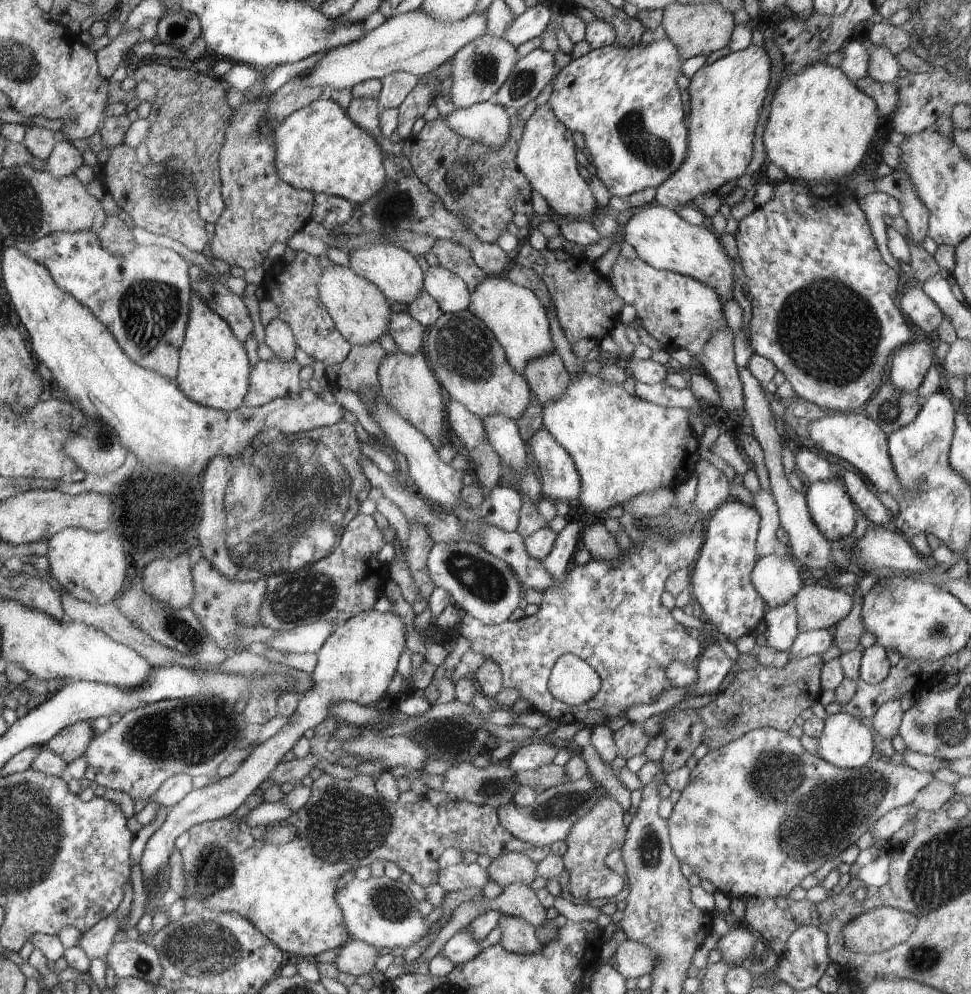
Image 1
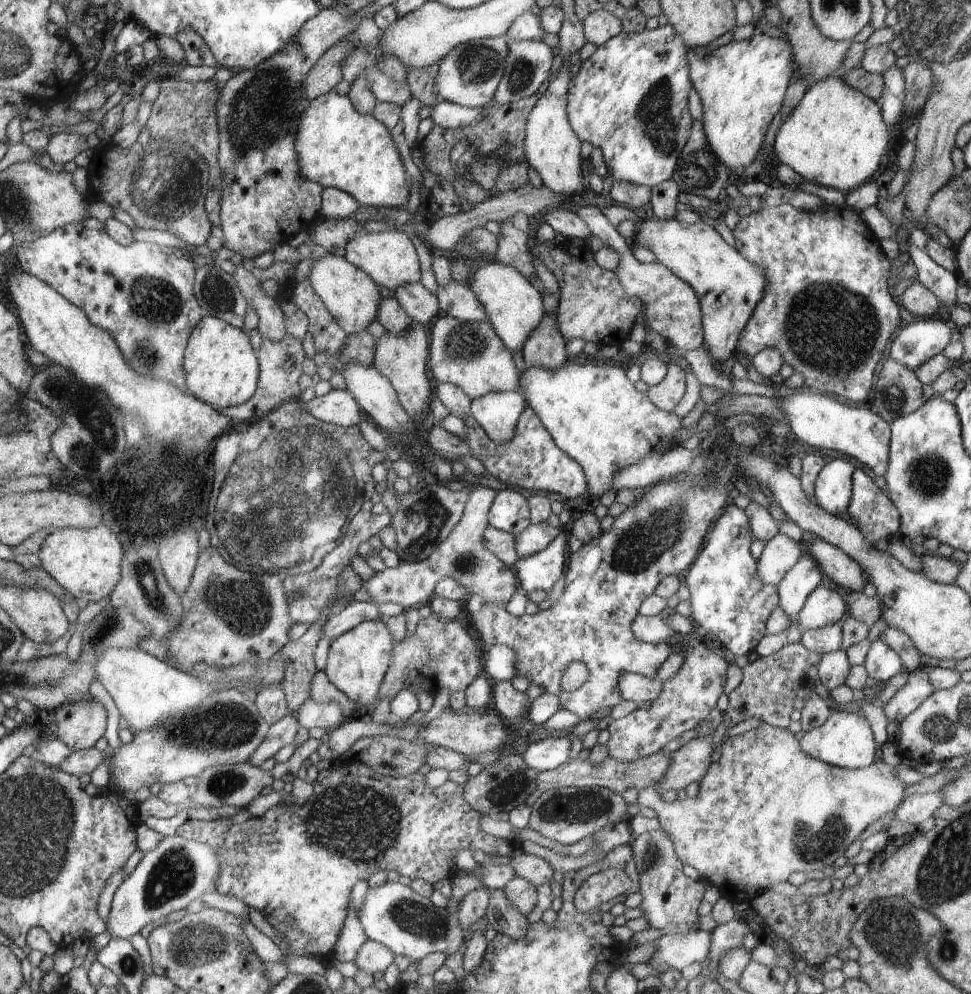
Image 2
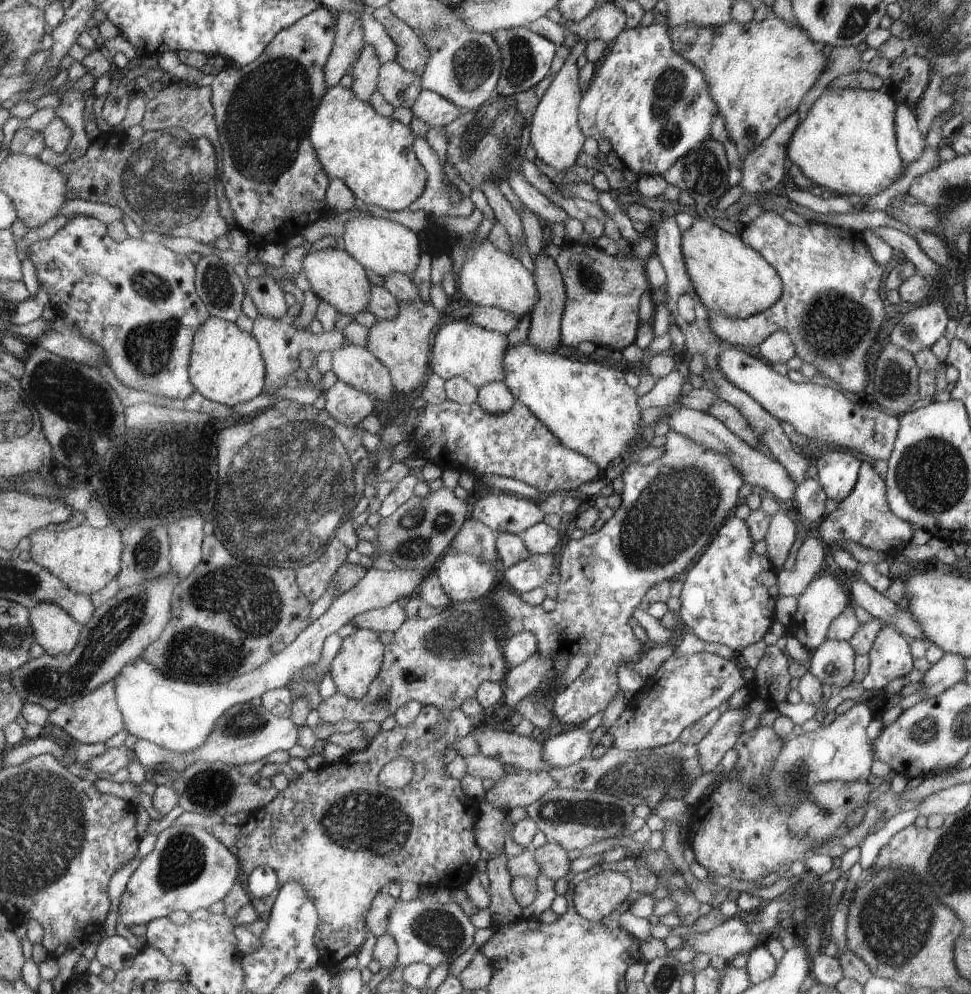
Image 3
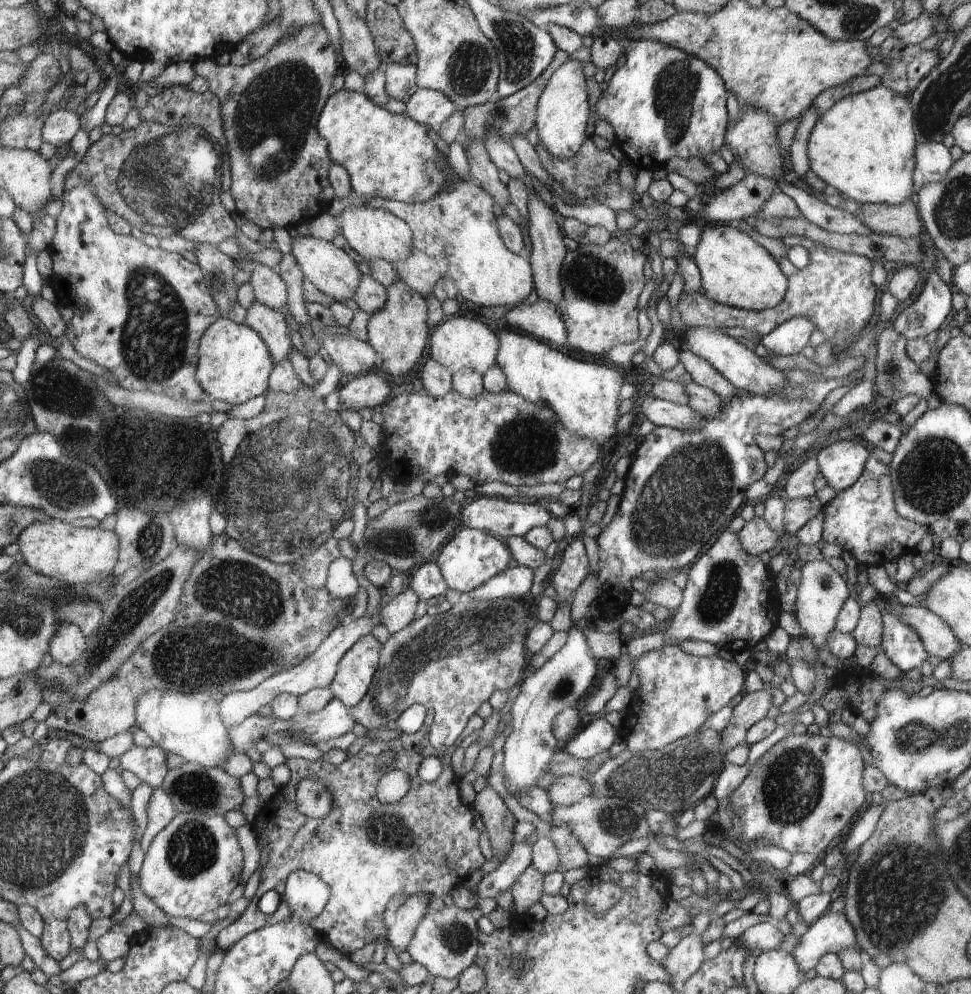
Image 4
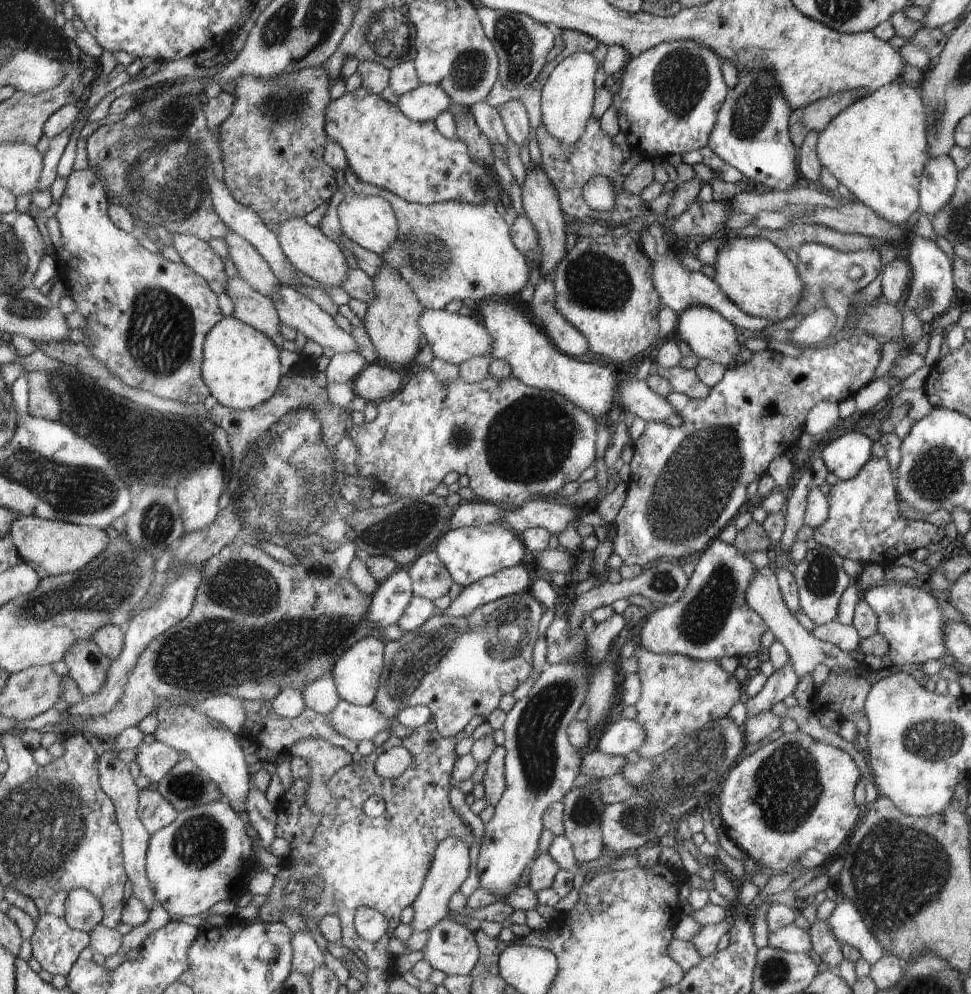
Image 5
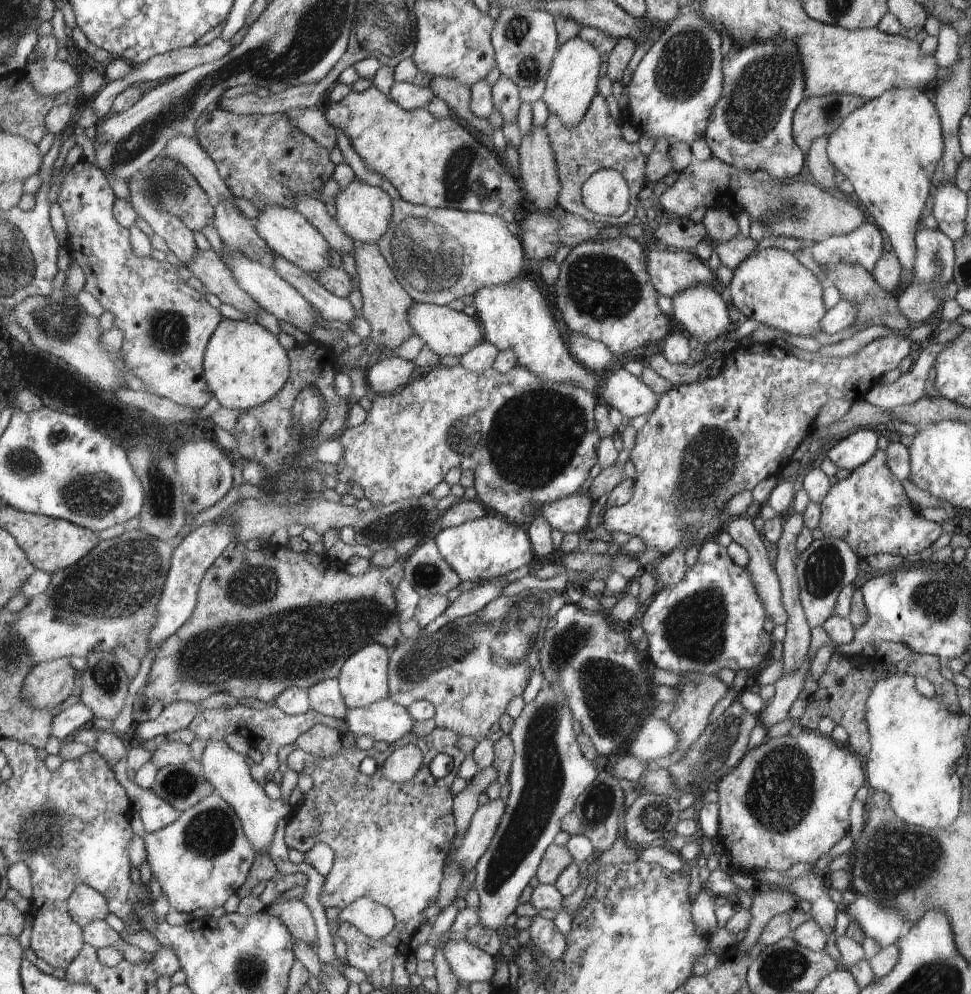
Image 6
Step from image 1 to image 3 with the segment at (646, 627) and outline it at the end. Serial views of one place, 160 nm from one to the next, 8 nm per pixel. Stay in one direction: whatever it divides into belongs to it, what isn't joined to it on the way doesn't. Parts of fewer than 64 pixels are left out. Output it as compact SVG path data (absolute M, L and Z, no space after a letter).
M670 430L665 437L666 440L666 452L660 456L660 458L654 460L648 465L642 464L632 464L623 474L623 491L620 496L618 496L619 506L616 507L614 515L607 520L600 530L591 533L588 532L580 540L570 539L564 546L560 548L560 562L561 565L558 566L558 572L560 572L561 581L558 584L558 599L556 600L556 609L552 612L545 611L541 604L538 606L531 607L526 604L518 594L511 592L510 589L501 586L500 588L493 589L490 594L490 600L495 605L495 608L503 614L503 626L505 630L510 635L515 635L518 633L524 633L525 631L531 632L534 636L537 636L537 651L543 655L550 655L551 652L554 654L554 660L556 657L561 655L562 657L569 657L570 660L577 655L587 655L589 658L588 666L583 670L583 673L574 681L570 686L562 691L560 691L556 696L554 696L553 701L549 703L549 707L553 712L553 716L558 719L562 724L566 726L576 726L577 724L585 724L589 718L592 718L594 714L598 712L604 712L608 708L608 704L616 698L618 694L618 681L616 680L616 672L619 672L621 667L625 665L636 665L638 661L642 658L642 644L638 642L638 638L634 636L632 632L632 623L630 618L634 614L634 609L644 598L644 594L647 594L654 585L657 585L662 581L675 580L678 574L682 572L687 572L688 566L692 564L694 556L711 544L712 534L718 530L718 526L722 526L722 522L726 520L726 516L730 514L730 510L736 508L738 502L738 490L742 488L742 476L737 470L737 468L730 462L730 459L726 455L716 454L714 451L708 450L705 446L694 442L685 435L674 432Z

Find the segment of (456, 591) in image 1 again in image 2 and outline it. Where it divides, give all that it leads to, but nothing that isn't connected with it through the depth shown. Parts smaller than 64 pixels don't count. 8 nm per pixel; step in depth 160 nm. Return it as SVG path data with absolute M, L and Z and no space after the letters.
M478 485L469 494L460 522L423 561L386 567L377 572L367 582L362 582L362 587L374 598L374 604L382 602L394 602L402 605L405 610L413 607L421 607L427 604L433 594L434 587L445 577L454 579L468 592L468 596L480 597L485 603L500 603L507 605L512 597L520 592L517 574L513 567L504 564L497 556L494 556L483 541L483 534L490 524L488 522L489 508L493 503L497 491Z

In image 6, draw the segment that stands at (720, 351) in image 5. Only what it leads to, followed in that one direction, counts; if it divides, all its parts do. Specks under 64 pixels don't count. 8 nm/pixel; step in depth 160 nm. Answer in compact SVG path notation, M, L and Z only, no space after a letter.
M696 285L681 291L672 300L673 316L699 343L708 344L728 332L728 306L714 287Z

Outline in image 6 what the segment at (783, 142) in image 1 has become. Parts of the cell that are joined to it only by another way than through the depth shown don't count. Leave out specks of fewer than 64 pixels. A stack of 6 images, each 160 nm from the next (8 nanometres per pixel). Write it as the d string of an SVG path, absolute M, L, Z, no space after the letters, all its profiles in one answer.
M920 88L886 90L853 110L827 138L830 162L848 178L862 206L886 232L903 266L901 281L911 282L917 248L915 236L931 194L933 176L943 153L943 132L934 103Z

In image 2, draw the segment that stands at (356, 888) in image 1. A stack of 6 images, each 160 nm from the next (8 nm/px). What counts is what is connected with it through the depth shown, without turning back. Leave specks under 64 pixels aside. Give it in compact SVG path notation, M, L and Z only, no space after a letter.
M386 881L367 890L357 917L371 941L383 944L395 955L402 954L416 961L436 952L445 952L447 956L456 953L462 942L462 930L455 914L456 910L435 907L429 898L422 897L400 881Z

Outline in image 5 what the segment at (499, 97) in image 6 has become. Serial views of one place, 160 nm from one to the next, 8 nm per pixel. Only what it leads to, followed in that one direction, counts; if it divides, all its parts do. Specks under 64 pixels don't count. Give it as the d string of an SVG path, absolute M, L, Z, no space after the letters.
M516 99L497 106L498 112L505 124L509 140L519 147L528 145L530 140L529 114L527 108Z

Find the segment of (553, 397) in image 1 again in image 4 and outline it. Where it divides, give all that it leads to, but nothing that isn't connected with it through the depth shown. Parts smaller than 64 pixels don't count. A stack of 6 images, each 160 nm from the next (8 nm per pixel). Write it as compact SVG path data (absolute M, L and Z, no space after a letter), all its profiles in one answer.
M537 192L528 197L527 207L529 212L527 222L532 244L529 257L530 262L533 262L534 286L537 287L536 294L540 301L548 301L556 307L565 298L560 270L560 268L564 268L562 260L565 260L565 254L567 253L564 244L562 244L562 240L564 240L563 232L560 232L560 226L554 218L556 214L540 200Z

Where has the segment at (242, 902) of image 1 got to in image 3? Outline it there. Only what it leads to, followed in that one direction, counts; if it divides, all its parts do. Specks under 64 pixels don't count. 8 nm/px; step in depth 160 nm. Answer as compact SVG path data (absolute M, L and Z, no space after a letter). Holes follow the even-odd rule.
M424 705L420 714L407 725L395 727L389 731L379 731L362 752L346 751L344 758L338 762L325 763L320 770L295 774L293 780L284 791L280 791L262 810L254 811L240 825L229 825L224 821L210 826L209 831L226 847L237 855L242 862L241 880L245 884L251 870L266 865L277 874L277 887L274 893L266 898L251 898L251 904L258 912L258 920L252 924L238 925L234 932L238 950L242 954L255 951L268 926L273 902L278 896L281 886L290 881L298 881L309 894L317 907L320 924L316 932L316 948L320 952L322 962L337 966L353 952L360 952L366 940L364 924L366 924L366 908L372 902L376 892L391 882L416 882L420 887L436 889L449 888L448 882L458 884L466 882L476 870L476 860L480 858L480 848L474 840L476 836L476 818L478 804L464 796L458 779L445 773L443 756L451 743L464 738L473 732L476 719L466 716L460 709L449 712L445 718L447 731L442 734L439 723L443 714L439 708ZM396 757L406 757L415 762L415 771L411 781L399 789L389 789L379 781L381 768Z

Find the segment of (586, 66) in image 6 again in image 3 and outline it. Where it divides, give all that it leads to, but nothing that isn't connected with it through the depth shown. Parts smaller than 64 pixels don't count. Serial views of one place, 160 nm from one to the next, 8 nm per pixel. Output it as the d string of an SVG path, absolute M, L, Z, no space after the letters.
M578 39L571 48L571 53L561 67L560 71L553 76L550 86L546 89L545 96L533 112L532 132L530 142L536 151L537 157L548 166L557 171L565 171L572 168L584 144L584 131L578 124L578 105L581 104L580 86L578 86L578 66L576 58L584 52L586 42Z

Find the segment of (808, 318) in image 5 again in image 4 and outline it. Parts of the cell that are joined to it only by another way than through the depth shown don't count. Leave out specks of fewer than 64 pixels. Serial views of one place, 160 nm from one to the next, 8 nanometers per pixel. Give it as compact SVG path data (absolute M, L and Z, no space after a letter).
M794 317L765 334L757 340L757 343L763 344L766 350L777 356L798 354L802 353L812 332L816 329L815 324L804 317Z

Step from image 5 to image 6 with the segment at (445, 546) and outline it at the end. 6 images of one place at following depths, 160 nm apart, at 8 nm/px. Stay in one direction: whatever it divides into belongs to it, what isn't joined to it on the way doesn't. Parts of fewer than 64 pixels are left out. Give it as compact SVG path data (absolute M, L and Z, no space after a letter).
M487 511L481 519L466 521L457 527L439 528L433 534L433 541L450 568L466 582L506 576L508 572L530 564L535 555L521 526Z

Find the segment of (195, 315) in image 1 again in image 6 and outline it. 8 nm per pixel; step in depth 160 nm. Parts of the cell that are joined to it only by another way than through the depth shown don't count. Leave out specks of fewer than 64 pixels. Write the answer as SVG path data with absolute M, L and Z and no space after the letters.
M225 319L221 322L216 332L210 337L204 356L205 381L213 391L213 396L222 407L236 410L248 410L260 406L275 394L280 393L289 381L290 366L289 353L280 345L277 336L258 322L250 323L237 319Z

